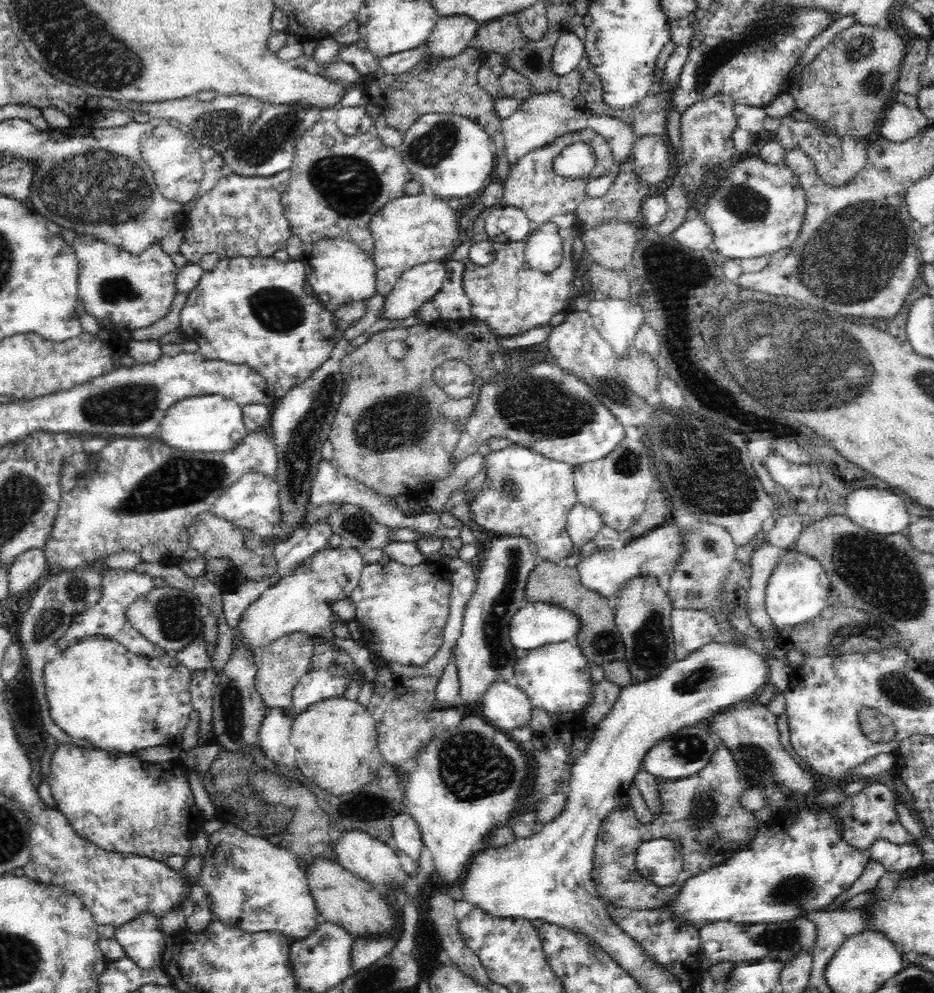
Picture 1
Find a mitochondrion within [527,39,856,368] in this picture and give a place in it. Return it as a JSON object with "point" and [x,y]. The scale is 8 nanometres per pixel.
{"point":[747,204]}

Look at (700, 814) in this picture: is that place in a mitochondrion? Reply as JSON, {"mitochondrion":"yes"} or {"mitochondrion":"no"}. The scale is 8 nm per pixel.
{"mitochondrion":"yes"}

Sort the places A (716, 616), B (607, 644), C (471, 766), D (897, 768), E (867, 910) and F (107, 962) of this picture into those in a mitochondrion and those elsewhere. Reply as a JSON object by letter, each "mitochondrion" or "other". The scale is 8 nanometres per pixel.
{"A":"other","B":"mitochondrion","C":"mitochondrion","D":"other","E":"other","F":"other"}

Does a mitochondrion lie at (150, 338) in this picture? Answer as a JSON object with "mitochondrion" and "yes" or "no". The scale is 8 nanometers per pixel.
{"mitochondrion":"no"}

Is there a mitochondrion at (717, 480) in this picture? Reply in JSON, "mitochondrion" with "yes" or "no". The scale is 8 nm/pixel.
{"mitochondrion":"yes"}

